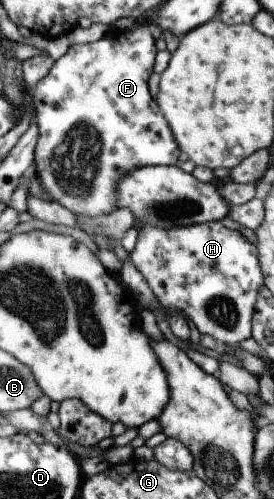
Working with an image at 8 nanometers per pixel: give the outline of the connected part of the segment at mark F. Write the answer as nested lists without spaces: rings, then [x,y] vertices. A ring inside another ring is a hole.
[[[141,22],[134,30],[121,30],[113,35],[106,35],[103,39],[95,43],[71,44],[69,51],[57,60],[53,69],[47,77],[43,77],[35,87],[26,86],[25,94],[30,98],[31,103],[37,107],[37,123],[39,123],[40,136],[36,147],[34,162],[37,163],[37,175],[43,183],[43,187],[47,189],[47,193],[60,203],[65,209],[73,211],[77,215],[87,215],[87,217],[101,217],[101,215],[109,215],[113,211],[117,211],[117,189],[119,189],[119,181],[141,167],[155,166],[172,166],[177,165],[179,157],[181,157],[181,148],[178,140],[175,139],[174,131],[171,129],[166,115],[161,111],[158,100],[153,99],[151,91],[149,91],[149,77],[153,73],[155,67],[155,55],[157,55],[157,45],[155,45],[155,37],[151,33],[147,22]]]

